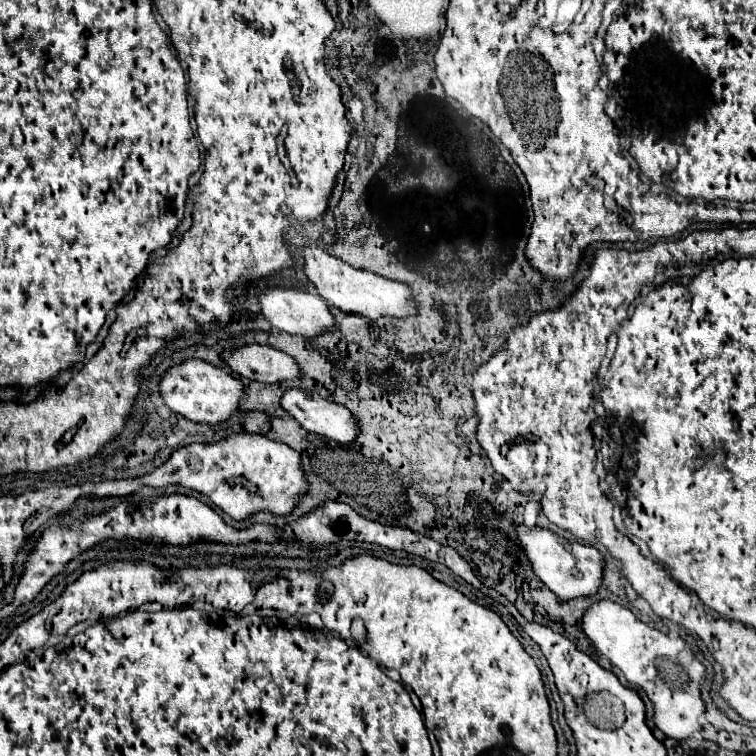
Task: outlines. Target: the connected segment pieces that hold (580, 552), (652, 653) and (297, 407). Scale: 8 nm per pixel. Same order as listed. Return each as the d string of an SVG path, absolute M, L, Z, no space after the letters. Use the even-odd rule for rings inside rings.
M513 522L515 540L519 540L521 550L525 552L533 574L561 600L571 600L577 596L595 596L597 588L601 584L601 572L603 572L603 560L599 552L593 546L569 542L567 538L539 526L525 526Z
M611 600L593 602L583 612L581 628L585 636L595 644L597 652L609 658L609 662L625 674L627 682L651 700L653 724L661 732L683 740L701 730L699 716L703 714L705 704L701 700L699 686L705 678L705 666L695 660L691 648L681 638L671 640L661 630L655 630L637 620L629 608Z
M301 388L285 390L281 408L307 432L321 434L335 442L353 442L359 430L357 422L343 406Z

